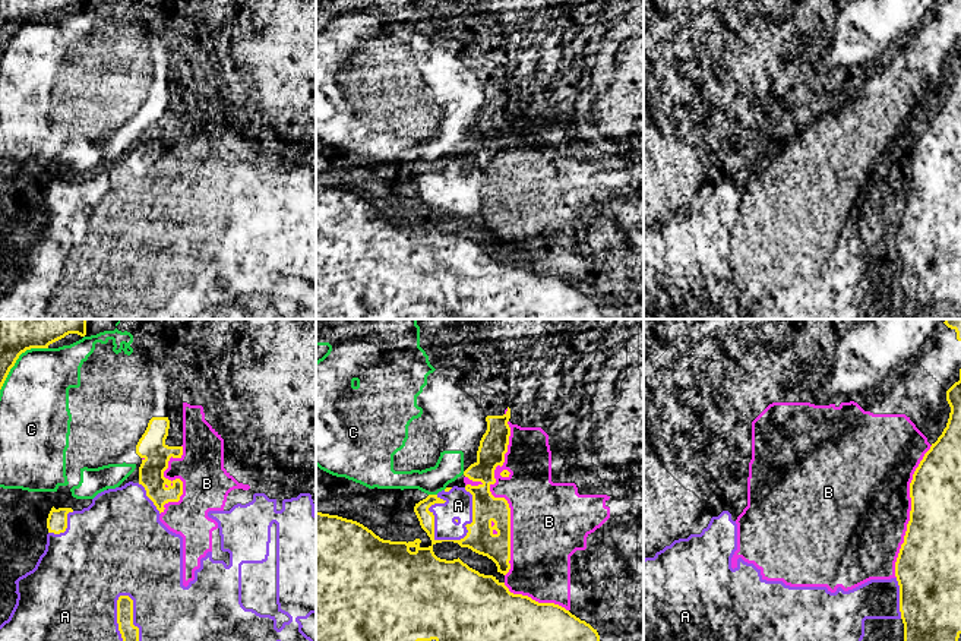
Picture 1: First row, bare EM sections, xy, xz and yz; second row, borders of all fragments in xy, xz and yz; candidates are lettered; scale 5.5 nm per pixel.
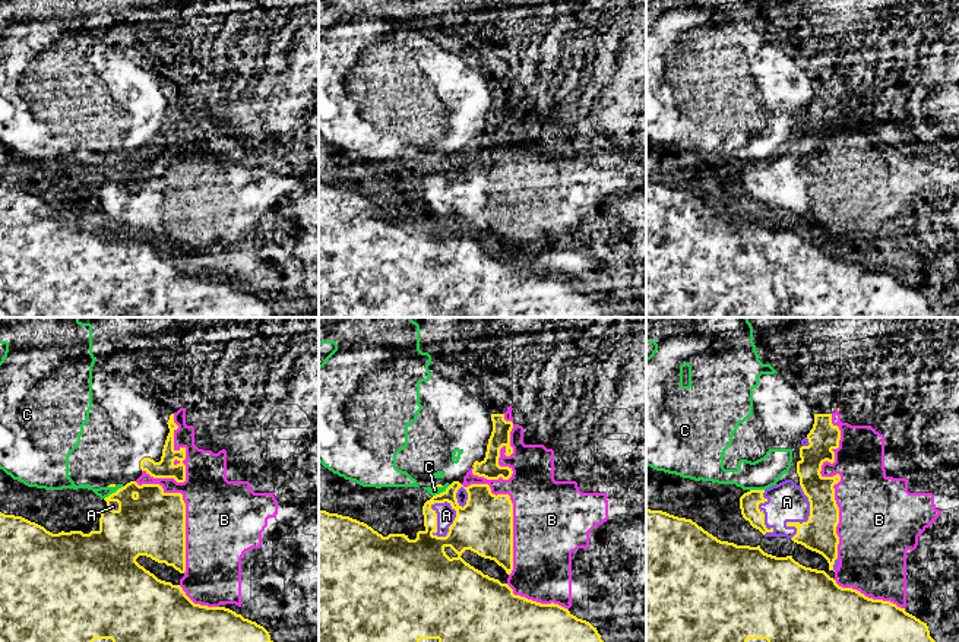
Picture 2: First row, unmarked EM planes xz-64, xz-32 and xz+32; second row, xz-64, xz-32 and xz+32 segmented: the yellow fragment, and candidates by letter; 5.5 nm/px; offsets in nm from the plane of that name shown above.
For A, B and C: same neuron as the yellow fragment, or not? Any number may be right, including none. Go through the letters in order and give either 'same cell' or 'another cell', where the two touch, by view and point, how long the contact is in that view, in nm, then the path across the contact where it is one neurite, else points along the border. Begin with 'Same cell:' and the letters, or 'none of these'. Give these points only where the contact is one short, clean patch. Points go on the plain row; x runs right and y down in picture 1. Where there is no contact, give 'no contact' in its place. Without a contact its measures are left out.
Same cell: none of these
A: another cell; meets yellow in xz at (465, 198); contact 340 nm long
B: another cell; meets yellow in xz at (499, 170); contact 850 nm long
C: another cell; meets yellow in xy at (18, 30); contact 360 nm long

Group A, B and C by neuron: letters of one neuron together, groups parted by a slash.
A B / C

